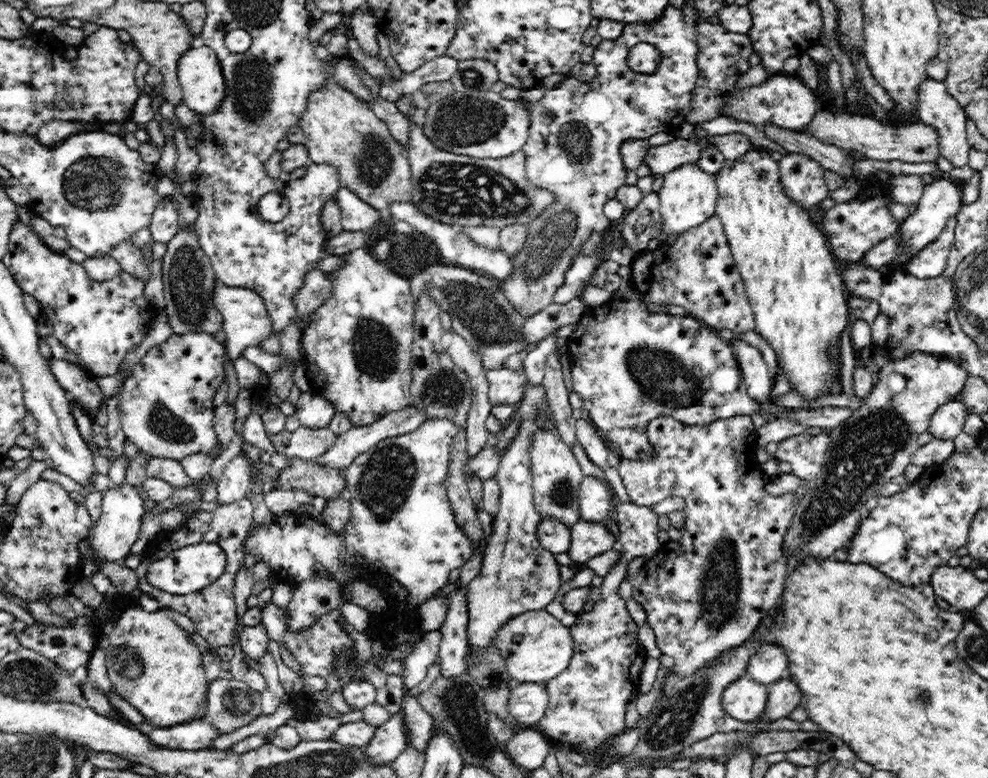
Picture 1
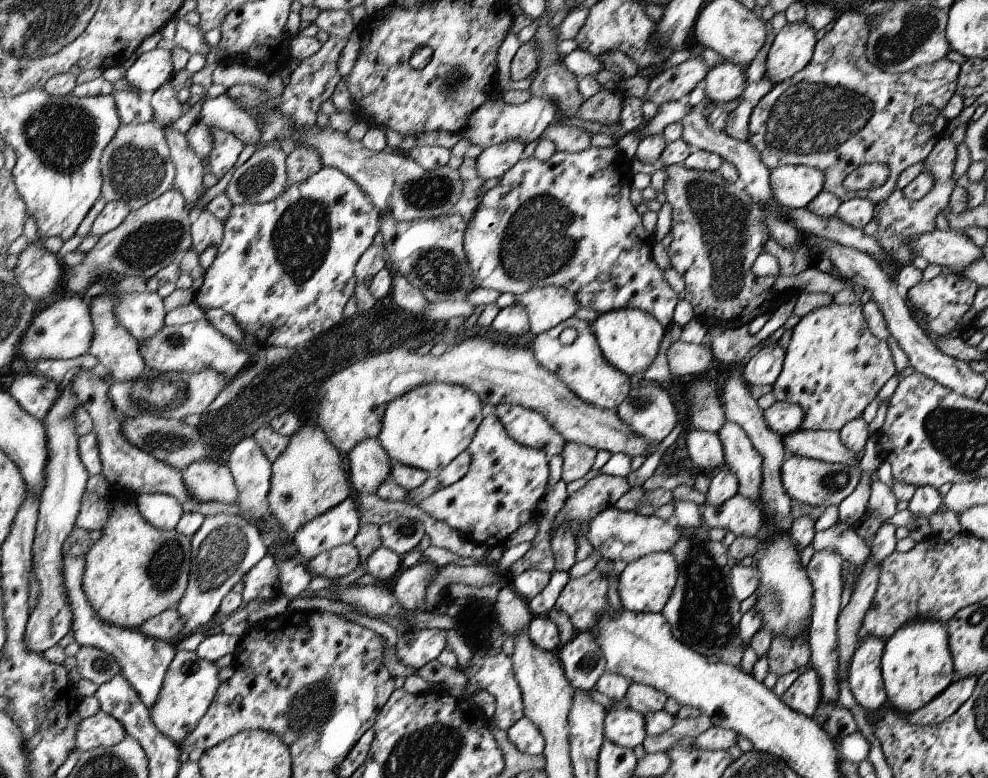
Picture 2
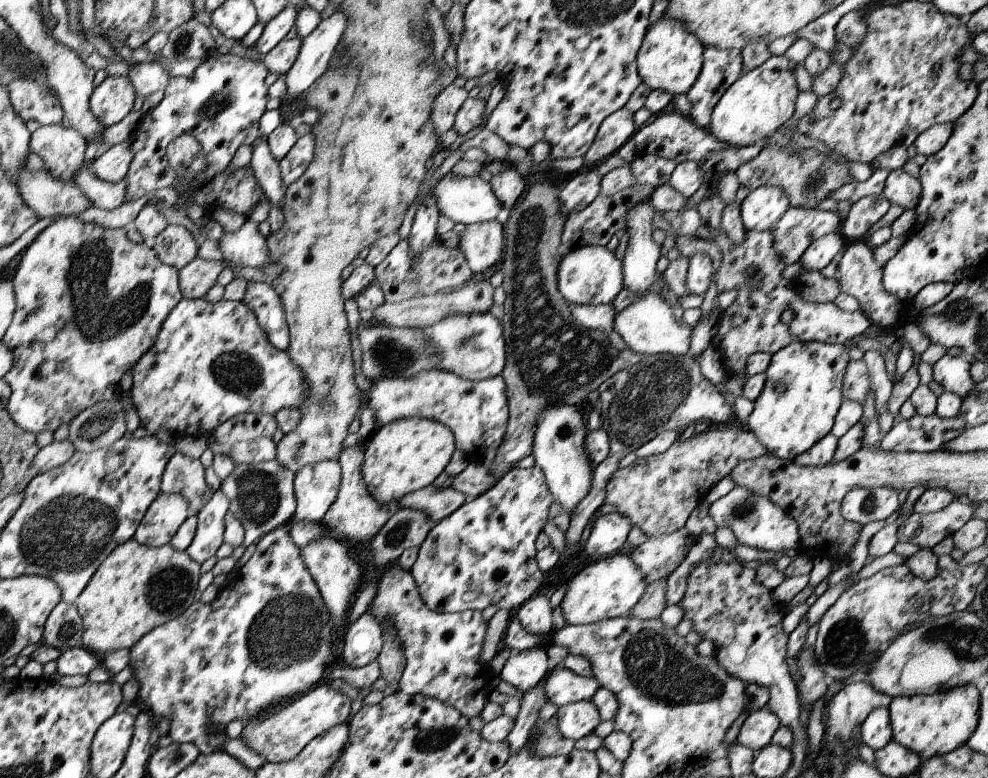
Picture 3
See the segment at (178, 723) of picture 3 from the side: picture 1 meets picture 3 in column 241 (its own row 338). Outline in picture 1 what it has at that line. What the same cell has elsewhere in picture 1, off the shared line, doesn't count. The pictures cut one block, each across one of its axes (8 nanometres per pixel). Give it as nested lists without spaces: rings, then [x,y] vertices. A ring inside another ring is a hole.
[[[611,298],[598,307],[587,308],[583,321],[568,328],[566,336],[565,348],[568,350],[567,356],[570,357],[571,362],[568,384],[571,390],[574,390],[576,394],[580,395],[583,406],[589,410],[592,424],[594,424],[605,440],[610,441],[610,444],[614,446],[614,450],[618,452],[620,458],[634,461],[652,458],[654,448],[650,445],[650,440],[646,432],[649,422],[654,420],[658,415],[670,415],[670,417],[679,420],[686,426],[708,426],[712,424],[712,422],[724,420],[724,418],[760,414],[760,410],[762,410],[761,403],[756,402],[750,397],[748,390],[746,390],[746,385],[744,385],[744,380],[742,380],[740,365],[738,365],[738,358],[736,358],[734,349],[726,344],[726,342],[722,341],[720,335],[712,328],[706,326],[704,321],[699,321],[692,316],[686,315],[684,317],[679,317],[669,315],[668,313],[653,313],[648,310],[646,304],[642,301]]]

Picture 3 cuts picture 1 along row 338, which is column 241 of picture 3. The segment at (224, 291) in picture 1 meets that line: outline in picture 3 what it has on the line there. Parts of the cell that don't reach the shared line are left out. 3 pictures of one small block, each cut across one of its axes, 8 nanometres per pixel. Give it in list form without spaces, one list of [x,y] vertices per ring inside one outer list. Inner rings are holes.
[[[246,220],[236,232],[224,232],[218,244],[224,260],[236,265],[262,268],[271,262],[266,237],[253,220]]]

